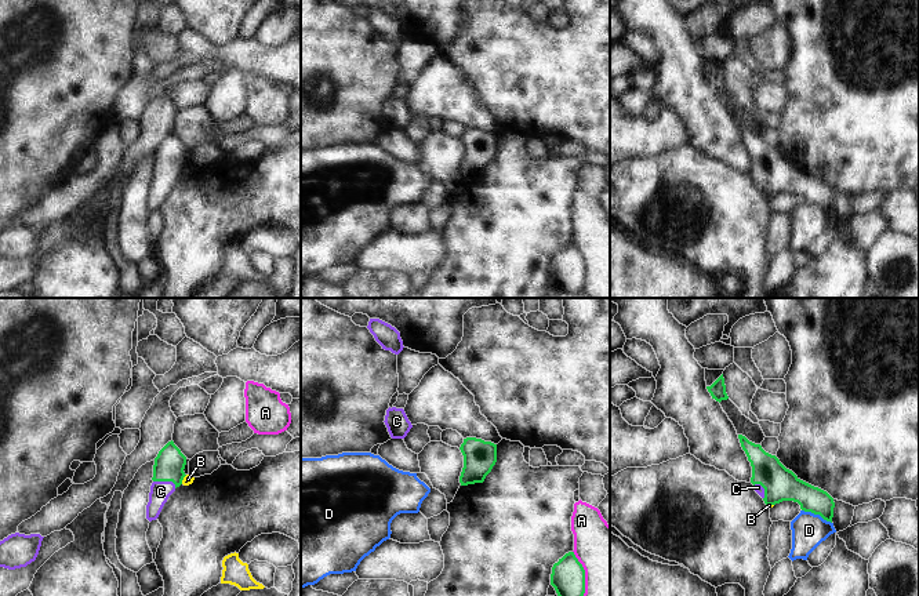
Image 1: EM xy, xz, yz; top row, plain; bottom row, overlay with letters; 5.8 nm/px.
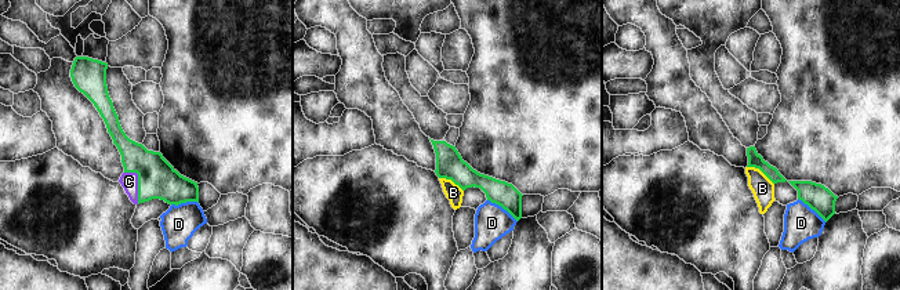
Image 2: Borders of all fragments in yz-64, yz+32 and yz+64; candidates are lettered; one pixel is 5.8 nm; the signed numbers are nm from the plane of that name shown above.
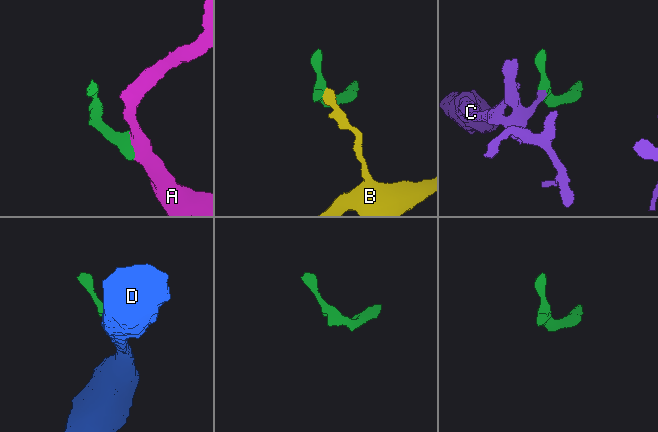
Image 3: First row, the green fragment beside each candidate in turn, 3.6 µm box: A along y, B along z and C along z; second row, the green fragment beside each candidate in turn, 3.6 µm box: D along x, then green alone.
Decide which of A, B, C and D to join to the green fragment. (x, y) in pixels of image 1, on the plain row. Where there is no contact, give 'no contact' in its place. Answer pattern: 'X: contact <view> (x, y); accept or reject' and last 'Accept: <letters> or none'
A: contact xz (584, 266); reject
B: contact xy (182, 170); reject
C: contact xy (166, 171); accept
D: contact yz (817, 204); reject
Accept: C

